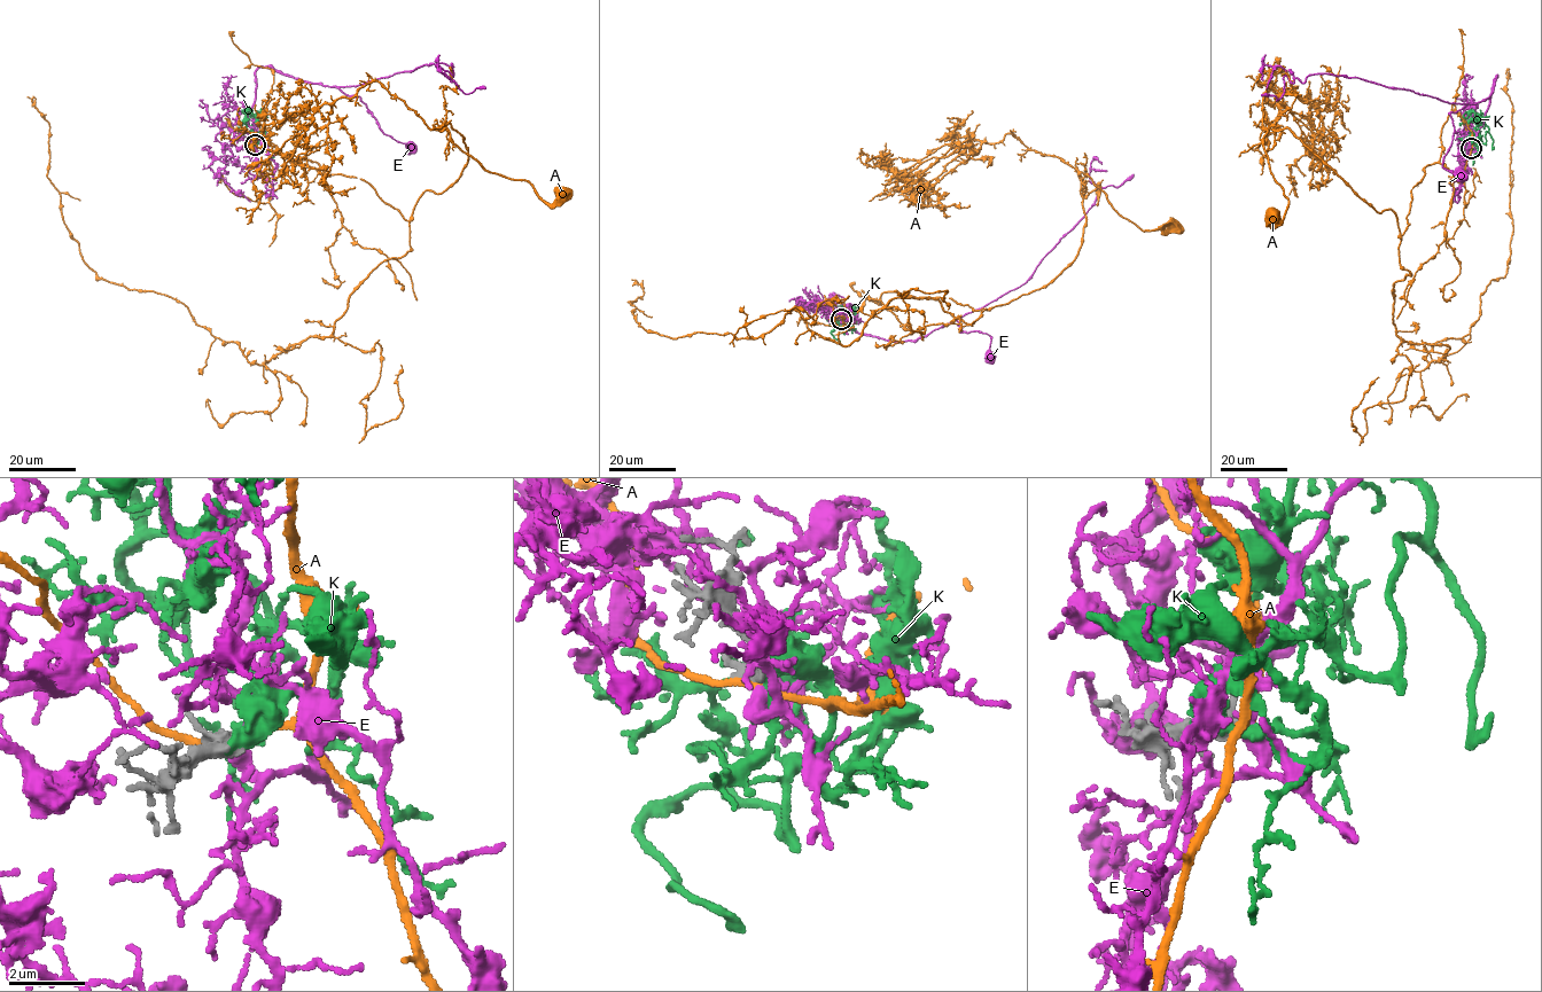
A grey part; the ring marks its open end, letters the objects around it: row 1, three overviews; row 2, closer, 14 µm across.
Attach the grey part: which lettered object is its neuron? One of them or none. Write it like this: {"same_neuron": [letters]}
{"same_neuron": ["E"]}

